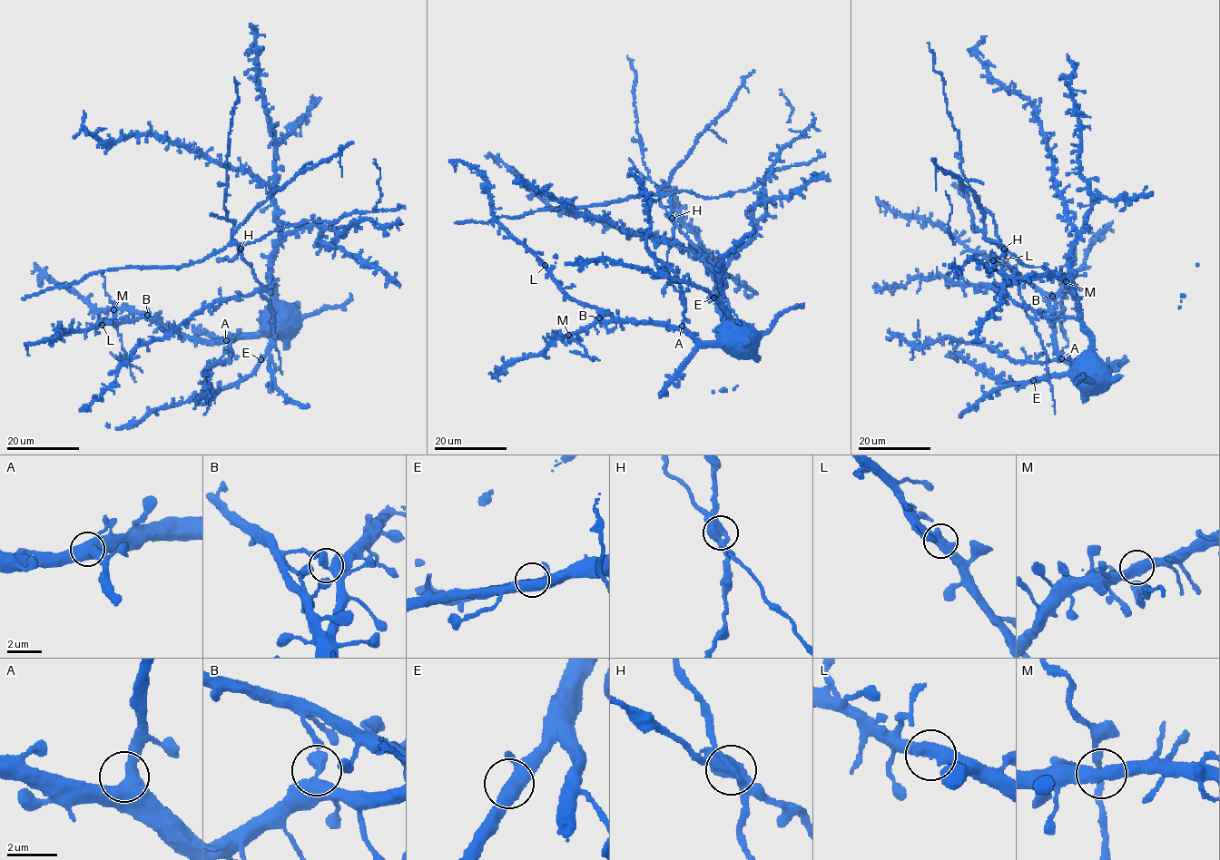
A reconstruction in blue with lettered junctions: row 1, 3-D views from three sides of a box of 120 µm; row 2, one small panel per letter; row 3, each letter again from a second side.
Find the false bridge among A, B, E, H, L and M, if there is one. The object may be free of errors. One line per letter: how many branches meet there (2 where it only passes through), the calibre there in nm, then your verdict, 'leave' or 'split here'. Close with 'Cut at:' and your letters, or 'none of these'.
A: 2 | 600 nm | leave
B: 2 | 440 nm | leave
E: 2 | 500 nm | leave
H: 2 | 550 nm | split here
L: 2 | 550 nm | leave
M: 2 | 500 nm | leave
Cut at: H

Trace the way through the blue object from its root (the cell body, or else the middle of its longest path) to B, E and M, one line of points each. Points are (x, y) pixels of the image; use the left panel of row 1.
B: (280, 320), (256, 336), (214, 342), (201, 341), (166, 330), (147, 315)
E: (280, 320), (270, 346), (260, 359)
M: (280, 320), (256, 336), (214, 342), (182, 337), (156, 325), (145, 315), (113, 309)

